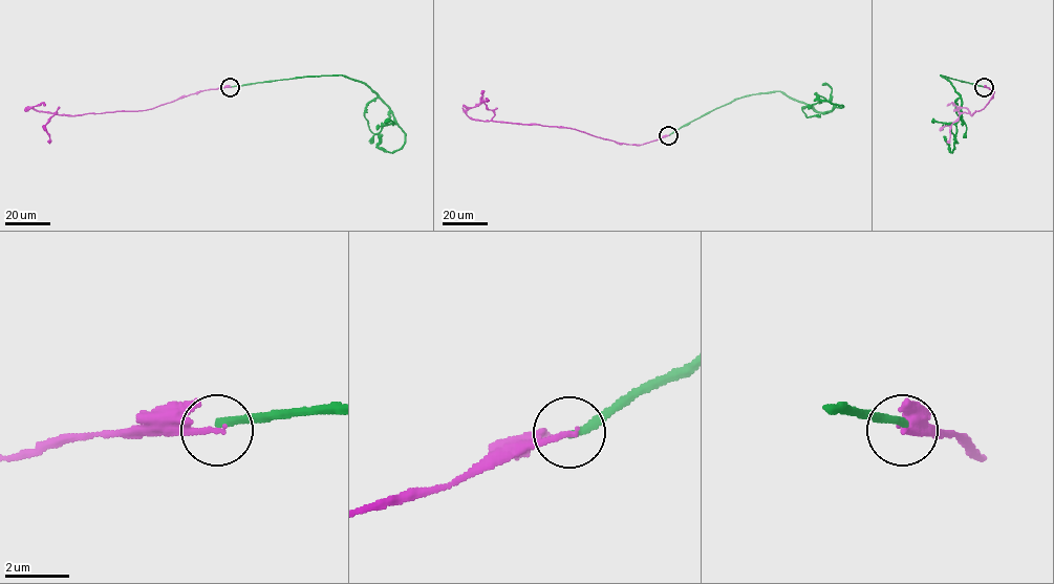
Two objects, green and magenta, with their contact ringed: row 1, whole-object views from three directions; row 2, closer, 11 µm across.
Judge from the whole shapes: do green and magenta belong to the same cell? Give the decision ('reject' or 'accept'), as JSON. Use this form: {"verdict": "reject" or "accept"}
{"verdict": "reject"}

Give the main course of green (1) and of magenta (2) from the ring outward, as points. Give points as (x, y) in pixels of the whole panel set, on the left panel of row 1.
1: (230, 86), (343, 74), (365, 83), (388, 107), (404, 144), (384, 151), (379, 147), (381, 136)
2: (230, 87), (197, 91), (148, 109), (76, 115), (27, 107), (42, 103), (45, 105)

